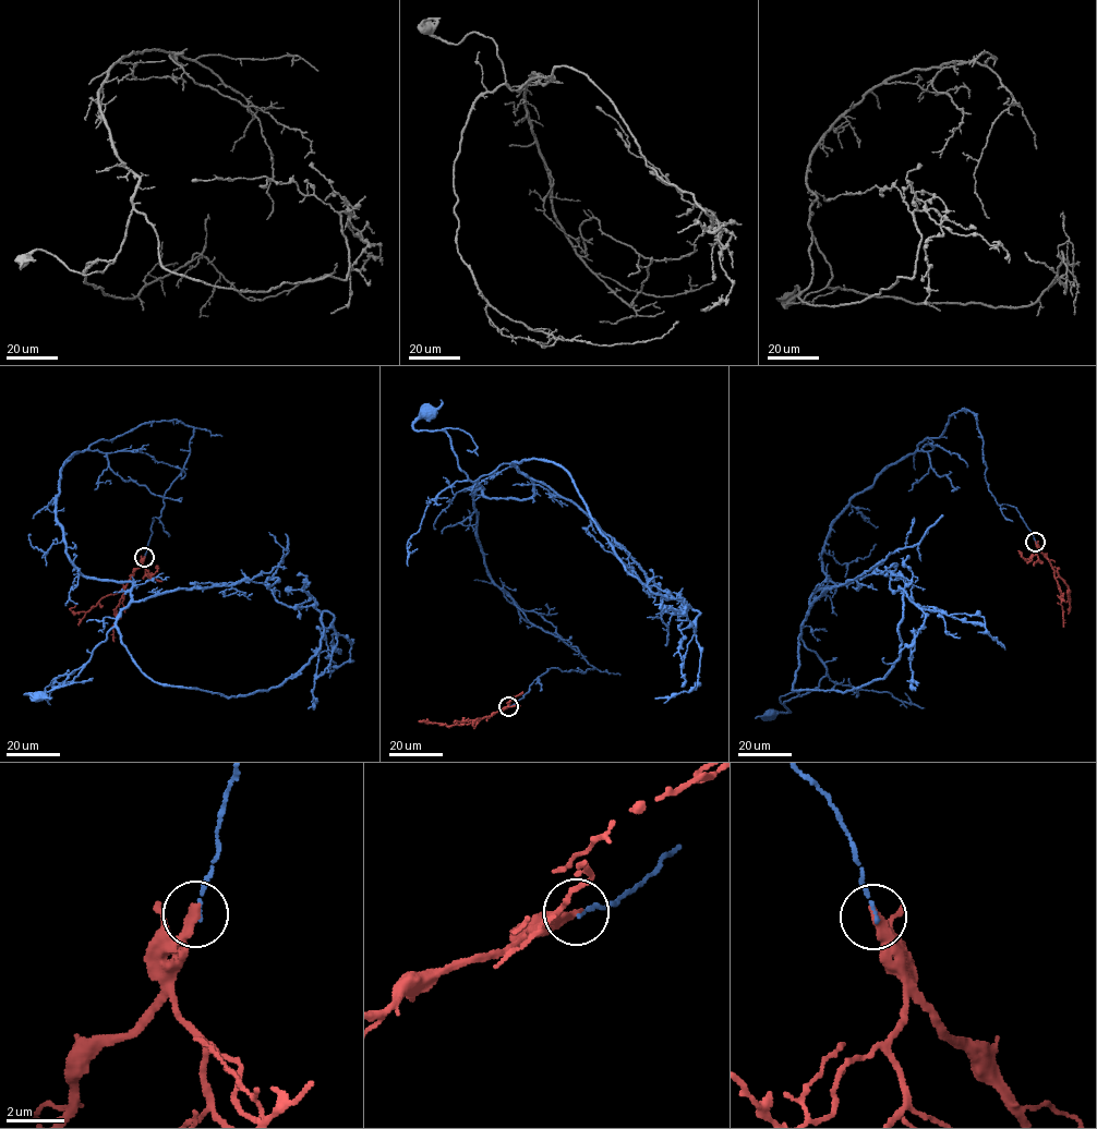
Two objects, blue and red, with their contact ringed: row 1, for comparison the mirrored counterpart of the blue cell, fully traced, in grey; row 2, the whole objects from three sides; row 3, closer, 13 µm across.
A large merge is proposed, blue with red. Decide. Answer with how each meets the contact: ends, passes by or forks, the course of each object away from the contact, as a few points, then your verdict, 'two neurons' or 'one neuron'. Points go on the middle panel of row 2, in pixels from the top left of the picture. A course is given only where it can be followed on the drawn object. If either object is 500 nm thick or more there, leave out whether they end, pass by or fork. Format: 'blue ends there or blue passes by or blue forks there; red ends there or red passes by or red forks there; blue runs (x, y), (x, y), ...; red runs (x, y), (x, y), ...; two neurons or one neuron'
blue ends there; red ends there; blue runs (508, 706), (595, 668), (485, 563), (475, 482), (531, 478), (469, 480), (426, 411); red runs (508, 706), (471, 723), (447, 725), (420, 721), (428, 724); two neurons

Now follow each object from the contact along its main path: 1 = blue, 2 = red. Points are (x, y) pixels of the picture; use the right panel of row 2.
1: (1035, 542), (988, 489), (975, 414), (952, 413), (834, 522), (836, 585), (800, 635), (827, 674), (769, 716)
2: (1035, 542), (1064, 580), (1069, 601), (1071, 591)

